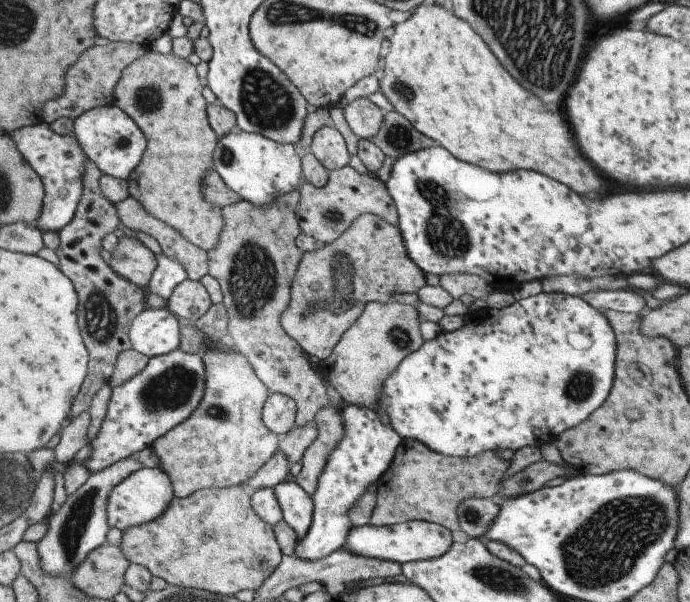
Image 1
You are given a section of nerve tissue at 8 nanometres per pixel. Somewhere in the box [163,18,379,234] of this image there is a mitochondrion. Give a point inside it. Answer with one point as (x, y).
(267, 103)

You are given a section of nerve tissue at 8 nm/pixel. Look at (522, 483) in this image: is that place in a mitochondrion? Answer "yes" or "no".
yes

